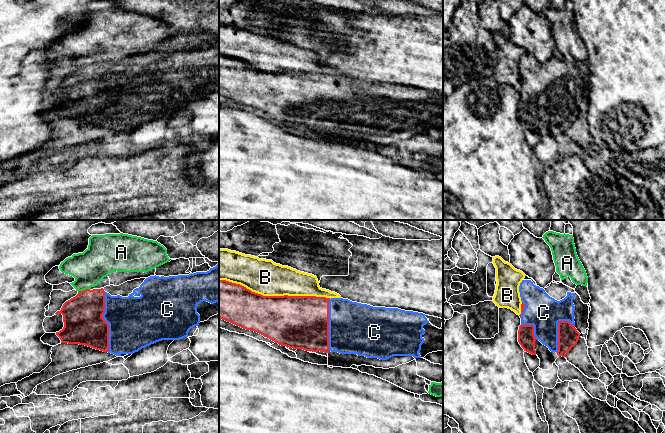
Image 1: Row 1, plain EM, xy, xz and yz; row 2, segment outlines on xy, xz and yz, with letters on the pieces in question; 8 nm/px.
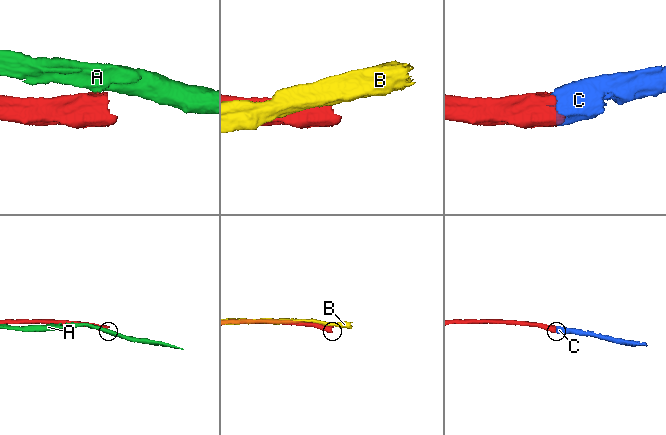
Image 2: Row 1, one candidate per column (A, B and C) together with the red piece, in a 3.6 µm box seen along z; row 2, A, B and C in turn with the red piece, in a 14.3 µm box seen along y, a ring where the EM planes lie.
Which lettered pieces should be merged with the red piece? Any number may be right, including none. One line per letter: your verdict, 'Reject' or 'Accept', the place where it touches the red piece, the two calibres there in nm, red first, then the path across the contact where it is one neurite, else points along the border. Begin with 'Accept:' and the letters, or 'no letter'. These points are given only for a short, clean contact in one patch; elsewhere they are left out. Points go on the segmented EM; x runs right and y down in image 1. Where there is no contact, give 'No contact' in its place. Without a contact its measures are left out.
Accept: C
A: Reject. Touches red at xy (83, 290). Thickness 320 nm (red) against 280 nm. Boundary: xy (89, 288), (78, 292)
B: Reject. Touches red at xz (275, 296). Thickness 420 nm (red) against 280 nm
C: Accept. Touches red at xy (106, 322). Thickness 320 nm (red) against 420 nm

